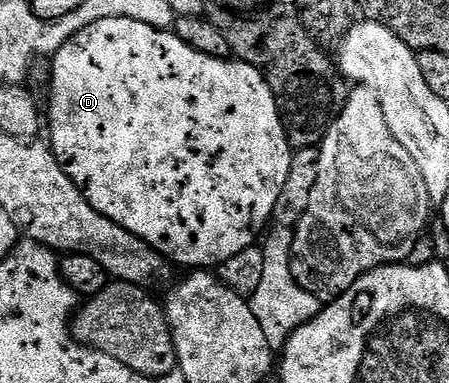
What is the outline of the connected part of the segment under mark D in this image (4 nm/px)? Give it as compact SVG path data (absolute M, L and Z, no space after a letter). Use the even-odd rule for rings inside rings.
M104 19L87 25L87 29L64 43L51 56L51 63L53 80L49 83L48 142L67 177L71 177L71 181L84 193L86 201L100 215L135 233L135 237L151 245L166 260L189 267L185 269L220 268L221 263L227 261L227 257L235 257L235 253L243 253L243 249L258 242L259 236L266 230L265 222L273 219L275 201L279 201L279 193L283 193L287 169L291 169L294 156L281 124L281 112L277 109L275 97L259 69L233 57L216 59L214 55L204 55L201 51L191 49L191 45L184 43L172 30L152 27L134 19Z

